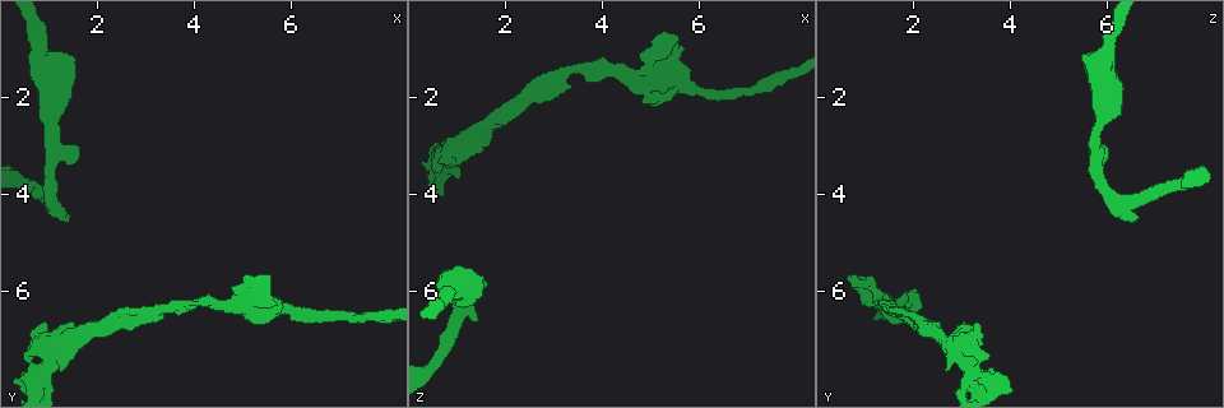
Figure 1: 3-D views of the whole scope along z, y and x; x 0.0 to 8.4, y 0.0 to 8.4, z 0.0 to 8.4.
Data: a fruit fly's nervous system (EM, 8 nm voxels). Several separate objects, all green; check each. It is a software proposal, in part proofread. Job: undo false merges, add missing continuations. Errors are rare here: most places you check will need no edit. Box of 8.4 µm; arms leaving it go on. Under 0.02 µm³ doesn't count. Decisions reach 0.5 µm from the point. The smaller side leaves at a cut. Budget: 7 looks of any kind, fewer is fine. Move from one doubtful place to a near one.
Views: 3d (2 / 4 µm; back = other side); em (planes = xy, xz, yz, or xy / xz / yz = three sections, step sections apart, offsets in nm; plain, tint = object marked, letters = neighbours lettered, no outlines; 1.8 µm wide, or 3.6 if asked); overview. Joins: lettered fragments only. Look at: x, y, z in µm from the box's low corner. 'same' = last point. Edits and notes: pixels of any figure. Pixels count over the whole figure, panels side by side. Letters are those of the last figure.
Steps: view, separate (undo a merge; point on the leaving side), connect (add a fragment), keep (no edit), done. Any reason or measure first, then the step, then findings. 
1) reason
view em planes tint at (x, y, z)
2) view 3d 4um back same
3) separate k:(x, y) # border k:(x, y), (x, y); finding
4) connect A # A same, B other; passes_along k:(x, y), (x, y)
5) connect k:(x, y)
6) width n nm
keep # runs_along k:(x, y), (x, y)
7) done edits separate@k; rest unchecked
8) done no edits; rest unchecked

touches itself
view em planes letters at (5.40, 6.35, 1.55)

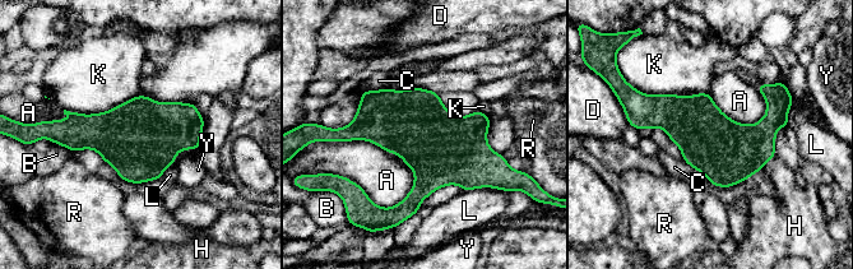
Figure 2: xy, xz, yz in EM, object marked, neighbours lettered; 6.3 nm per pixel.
longest_contact A 550 nm
keep # A other, B other, C other, D other, H other, K other, L other, R other, Y other; border 2:(337, 140), (397, 153), (409, 193); one neuron here

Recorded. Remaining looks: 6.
branch stops here
view 3d 4um back at (0.60, 7.75, 3.90)

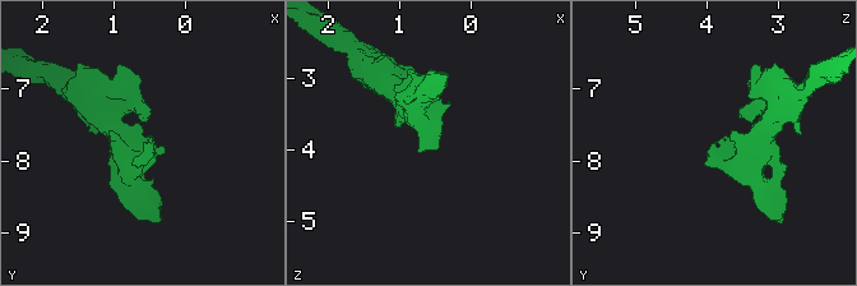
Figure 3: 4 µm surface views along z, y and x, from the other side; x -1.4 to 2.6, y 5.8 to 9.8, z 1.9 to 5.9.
now the EM
view em xy step 16 letters at (0.55, 7.75, 3.95)

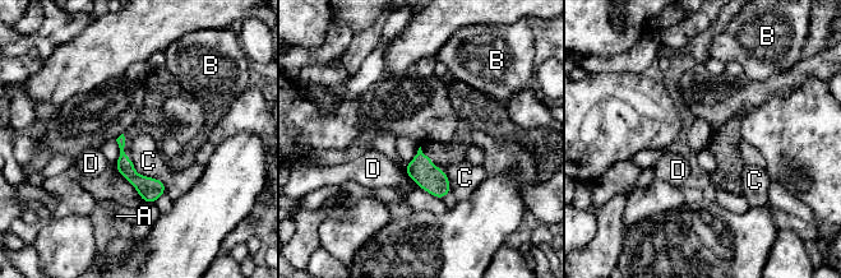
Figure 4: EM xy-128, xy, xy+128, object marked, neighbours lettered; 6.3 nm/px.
longest_contact C 320 nm
keep # A other, B other, C other, D other; runs_along 4:(121, 139), (124, 166), (151, 199); no lettered fragment goes on from it

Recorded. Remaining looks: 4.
an open end
view 3d 2um at (1.65, 3.05, 5.80)

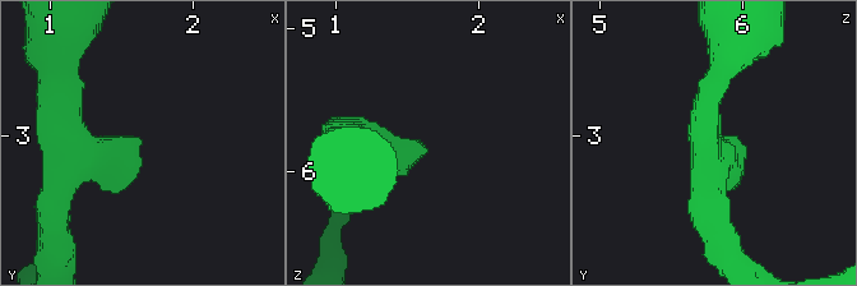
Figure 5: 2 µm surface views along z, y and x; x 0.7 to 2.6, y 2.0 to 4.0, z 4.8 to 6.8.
now the EM
view em planes letters at (1.60, 3.00, 5.84)

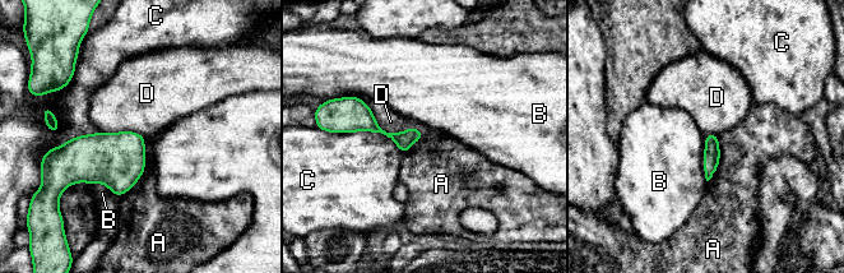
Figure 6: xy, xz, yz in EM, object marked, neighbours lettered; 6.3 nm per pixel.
keep # A other, B other, C other, D other; runs_along 6:(348, 126), (418, 134); none of them fits

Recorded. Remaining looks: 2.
done no edits; rest unchecked

